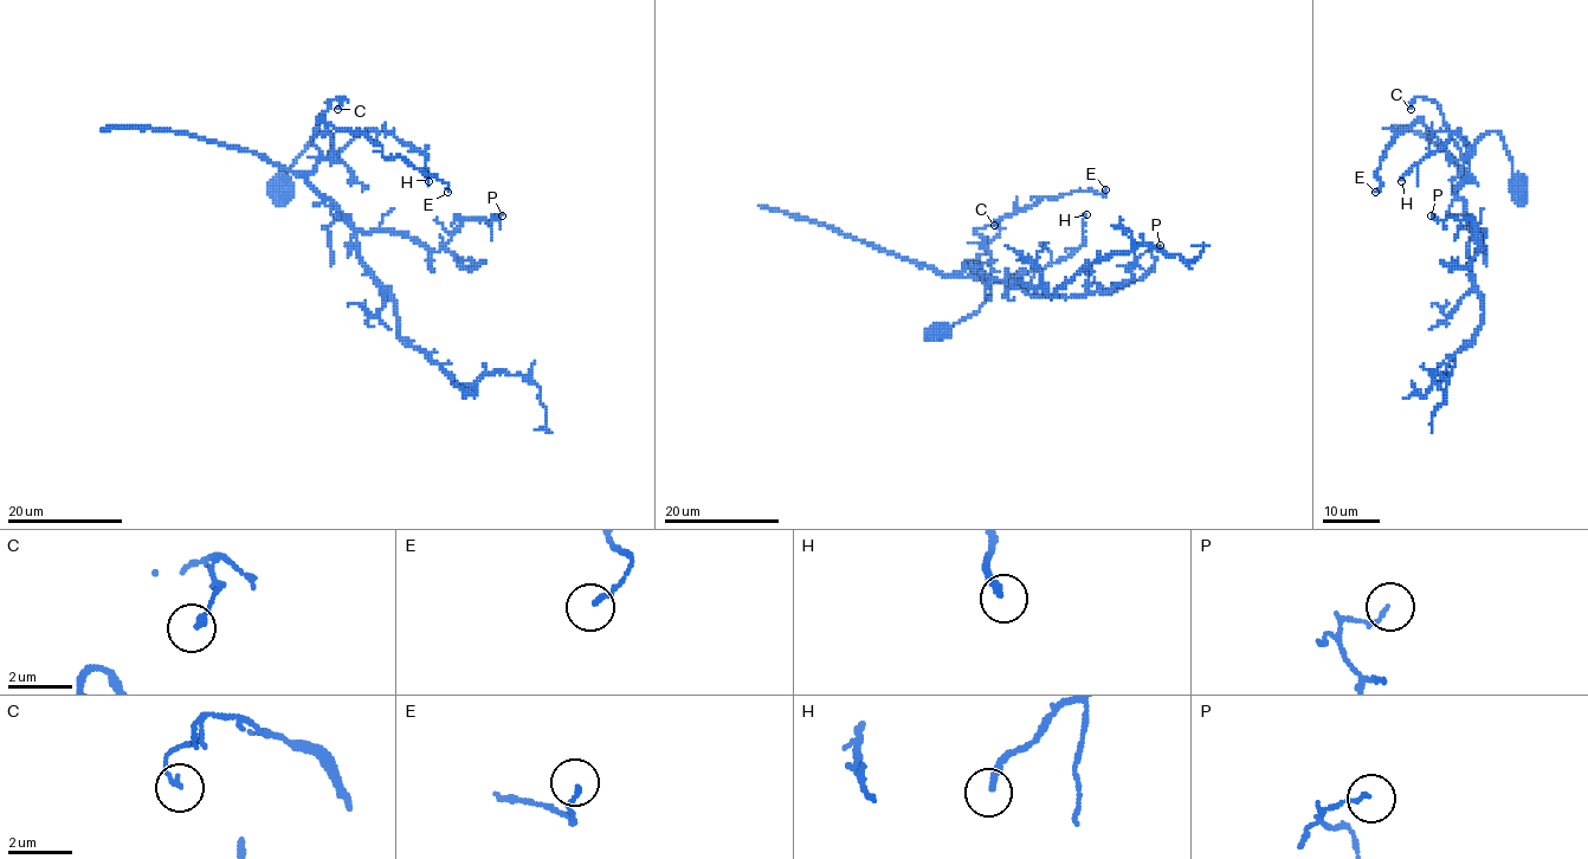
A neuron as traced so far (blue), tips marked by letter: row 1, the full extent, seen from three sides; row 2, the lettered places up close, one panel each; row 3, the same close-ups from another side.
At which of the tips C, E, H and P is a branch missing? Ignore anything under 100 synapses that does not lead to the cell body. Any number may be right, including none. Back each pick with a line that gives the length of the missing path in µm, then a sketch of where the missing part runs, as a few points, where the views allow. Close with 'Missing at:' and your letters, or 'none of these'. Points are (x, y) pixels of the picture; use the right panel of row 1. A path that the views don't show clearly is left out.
Missing at: none of these

